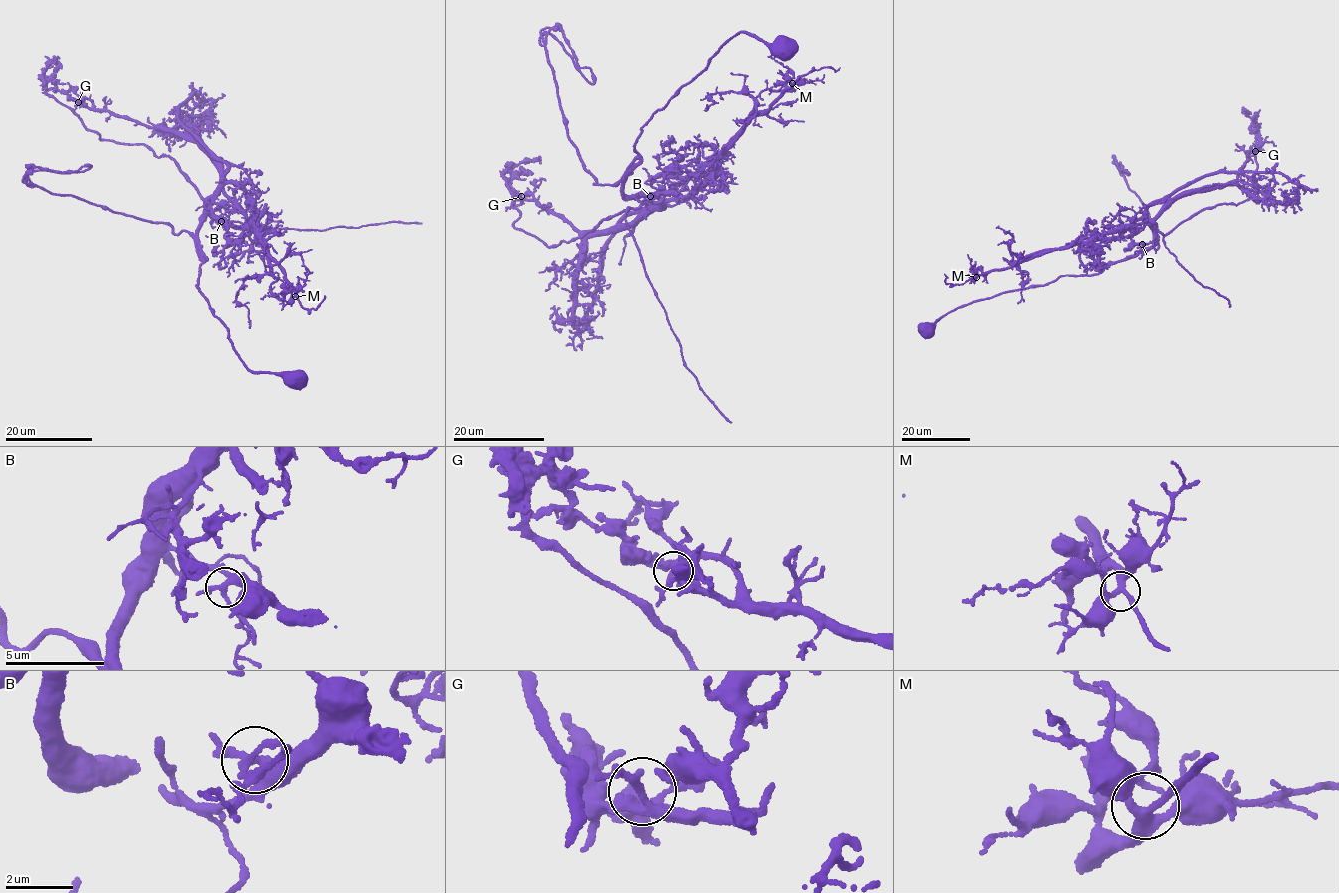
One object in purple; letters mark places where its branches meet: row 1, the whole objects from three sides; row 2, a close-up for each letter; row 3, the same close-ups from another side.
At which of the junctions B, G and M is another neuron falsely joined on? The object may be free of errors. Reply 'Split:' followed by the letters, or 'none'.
Split: G

